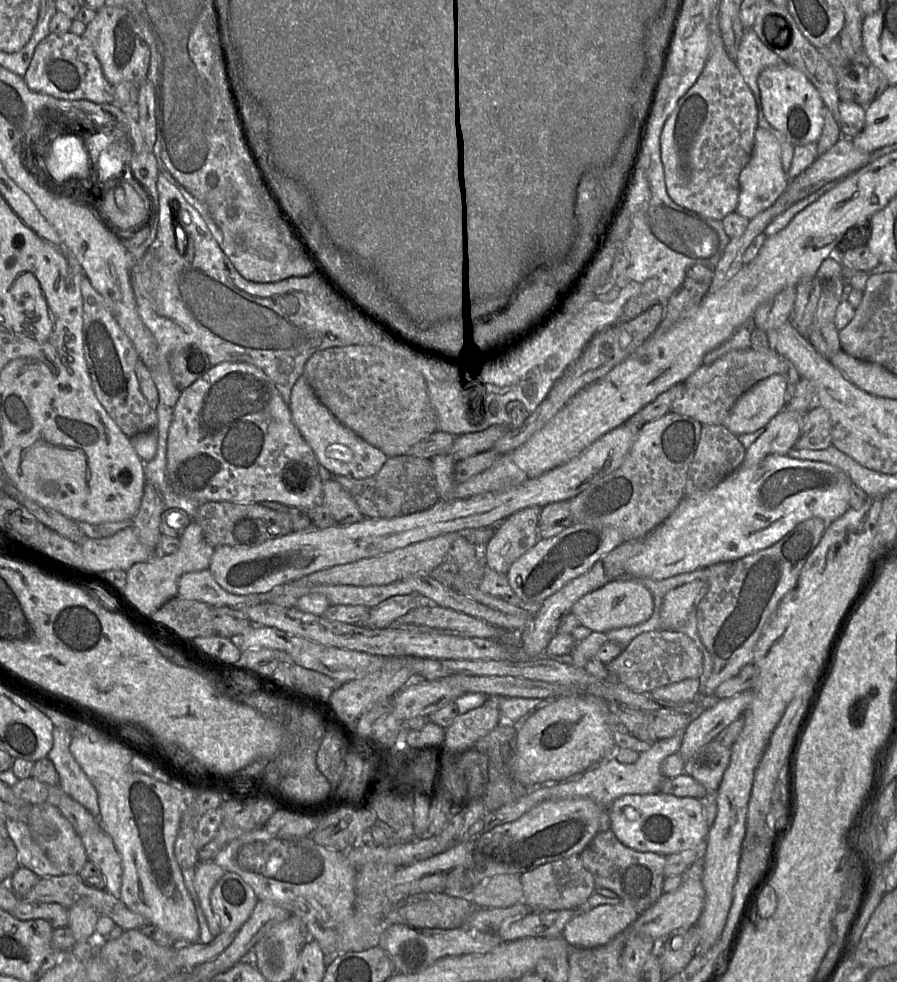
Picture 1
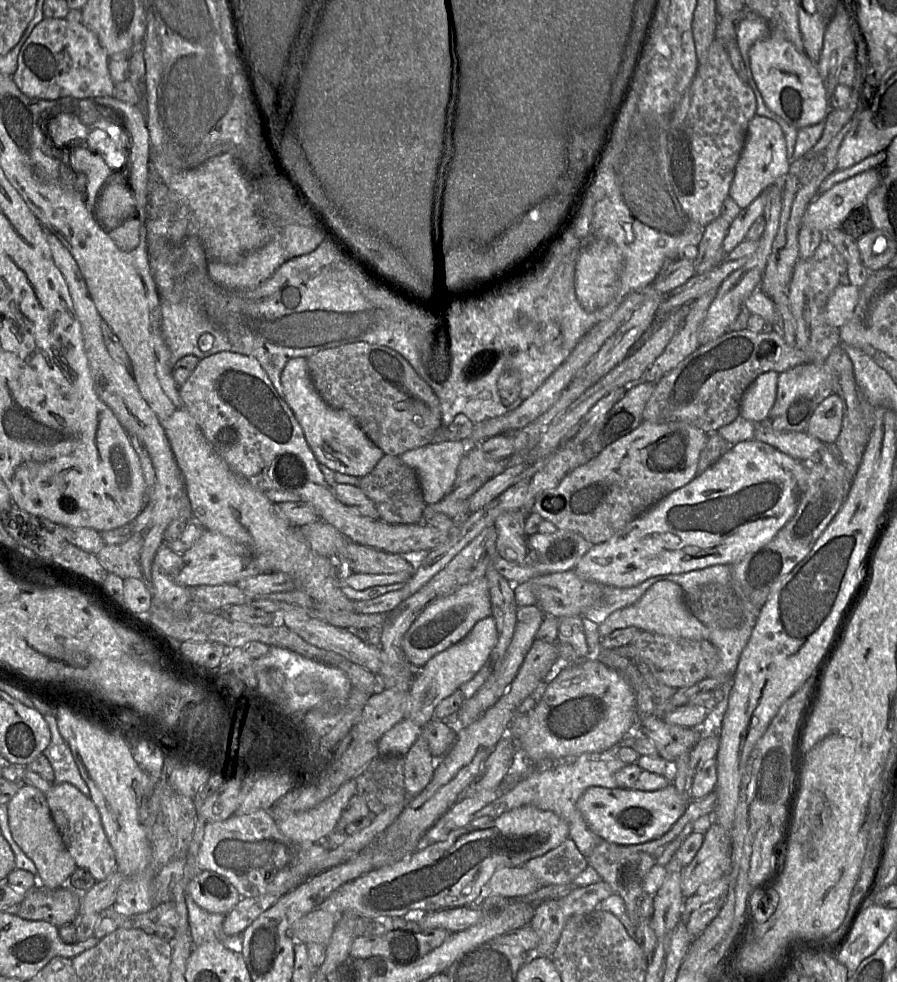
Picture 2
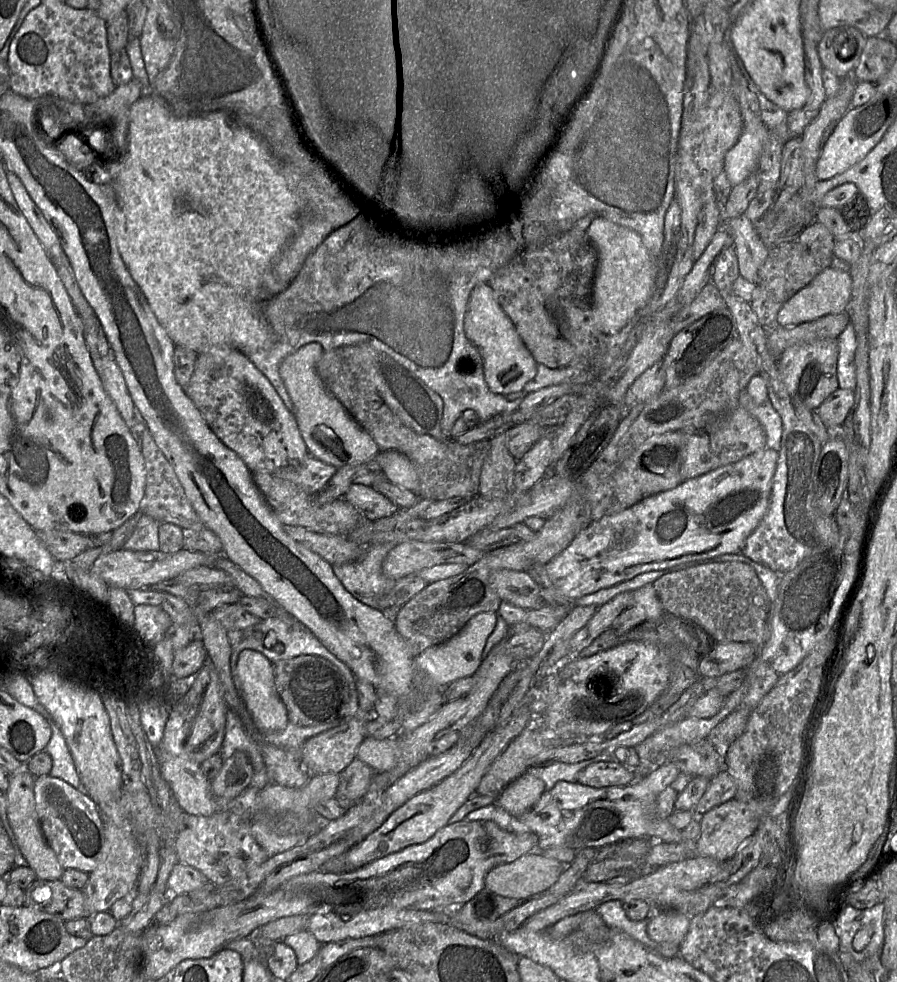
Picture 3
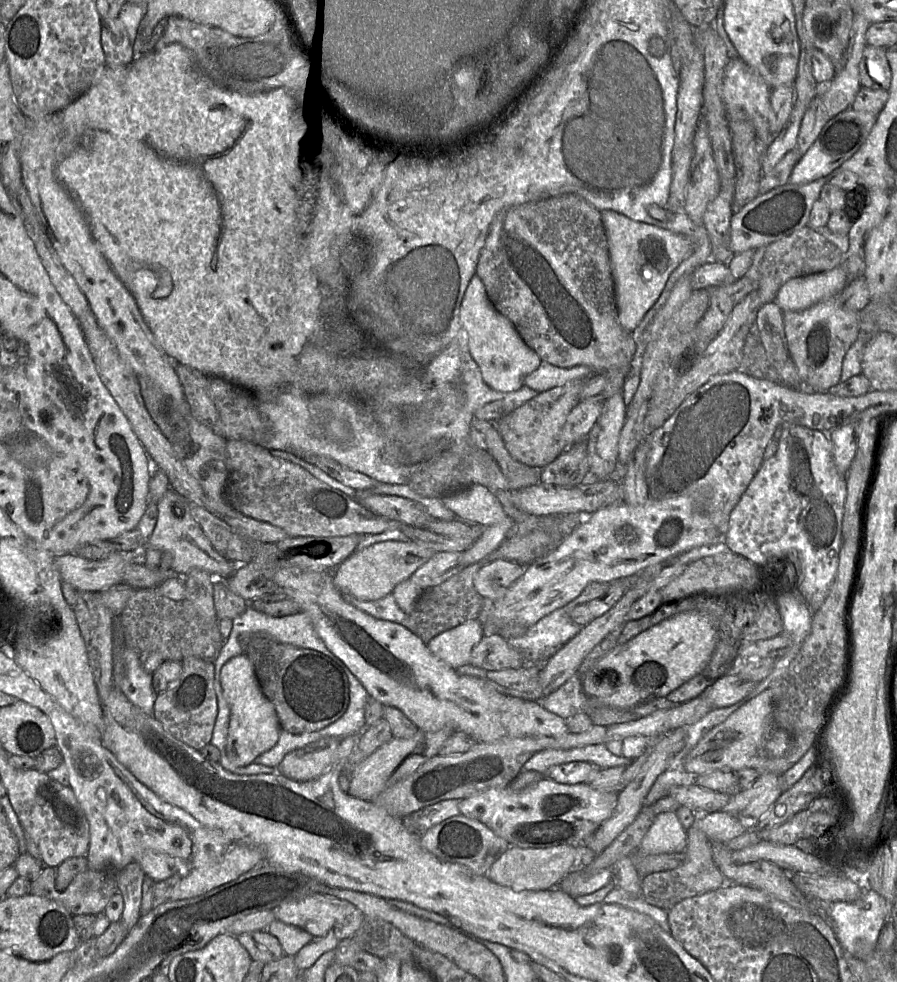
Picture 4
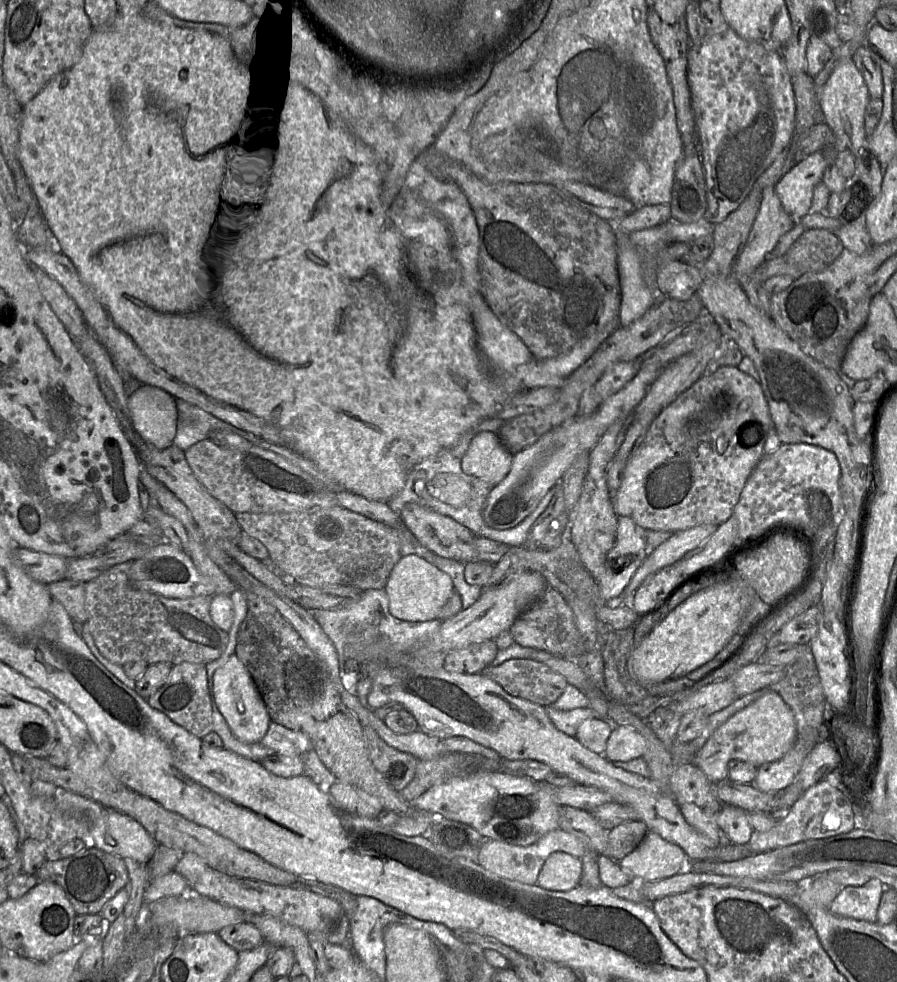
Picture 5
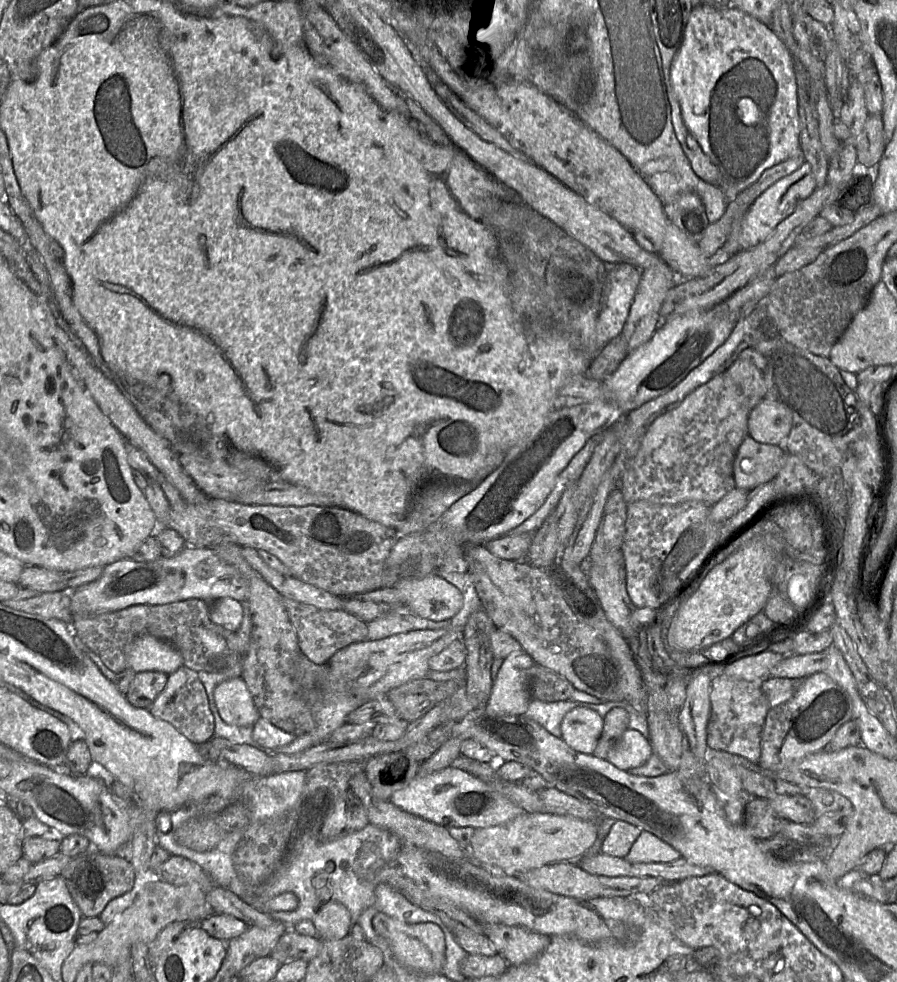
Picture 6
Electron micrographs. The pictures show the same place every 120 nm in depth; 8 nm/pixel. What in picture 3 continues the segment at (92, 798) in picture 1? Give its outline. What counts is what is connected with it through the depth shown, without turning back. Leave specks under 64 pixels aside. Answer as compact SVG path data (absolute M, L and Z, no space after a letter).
M49 721L49 723L52 728L52 737L45 748L53 761L49 776L60 778L74 788L83 790L83 785L61 729L54 721Z

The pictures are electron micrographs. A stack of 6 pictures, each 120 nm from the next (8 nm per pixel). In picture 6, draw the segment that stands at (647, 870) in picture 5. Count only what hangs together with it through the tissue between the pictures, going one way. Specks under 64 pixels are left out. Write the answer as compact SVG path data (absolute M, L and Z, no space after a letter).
M642 831L625 857L631 863L666 863L681 858L681 854L652 833Z

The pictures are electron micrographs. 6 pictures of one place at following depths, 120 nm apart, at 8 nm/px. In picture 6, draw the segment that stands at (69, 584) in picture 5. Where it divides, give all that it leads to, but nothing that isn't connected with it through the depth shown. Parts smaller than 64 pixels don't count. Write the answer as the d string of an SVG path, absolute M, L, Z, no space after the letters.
M20 588L14 598L2 603L12 609L26 613L59 619L69 624L72 628L71 590L74 589L38 592Z

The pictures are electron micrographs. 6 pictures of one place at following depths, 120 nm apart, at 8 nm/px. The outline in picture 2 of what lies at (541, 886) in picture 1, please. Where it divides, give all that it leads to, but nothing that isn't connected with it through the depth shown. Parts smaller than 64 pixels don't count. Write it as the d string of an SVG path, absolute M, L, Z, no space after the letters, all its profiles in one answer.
M570 836L558 847L525 864L542 886L571 884L587 866L585 856Z

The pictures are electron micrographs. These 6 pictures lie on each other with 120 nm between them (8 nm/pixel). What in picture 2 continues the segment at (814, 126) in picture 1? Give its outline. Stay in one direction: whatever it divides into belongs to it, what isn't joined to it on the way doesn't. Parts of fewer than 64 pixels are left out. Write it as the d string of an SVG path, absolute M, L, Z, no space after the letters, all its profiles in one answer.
M766 36L749 50L754 82L767 107L797 130L822 123L829 111L827 92L818 67L783 37Z

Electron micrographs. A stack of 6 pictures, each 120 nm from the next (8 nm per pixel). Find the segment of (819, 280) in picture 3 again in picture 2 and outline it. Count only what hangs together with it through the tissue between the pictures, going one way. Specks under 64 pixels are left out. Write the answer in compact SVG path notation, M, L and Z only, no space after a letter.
M840 284L830 295L825 308L825 323L841 328L849 322L859 298L859 288L853 284Z

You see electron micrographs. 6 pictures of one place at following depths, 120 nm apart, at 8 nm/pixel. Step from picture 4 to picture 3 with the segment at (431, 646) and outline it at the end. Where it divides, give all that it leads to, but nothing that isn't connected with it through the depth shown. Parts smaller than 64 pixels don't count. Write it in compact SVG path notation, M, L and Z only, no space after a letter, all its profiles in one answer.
M482 612L473 616L457 634L439 645L427 648L419 656L417 656L417 668L443 689L455 680L474 675L491 652L490 650L487 654L485 654L485 646L489 636L495 629L497 614L497 612Z

